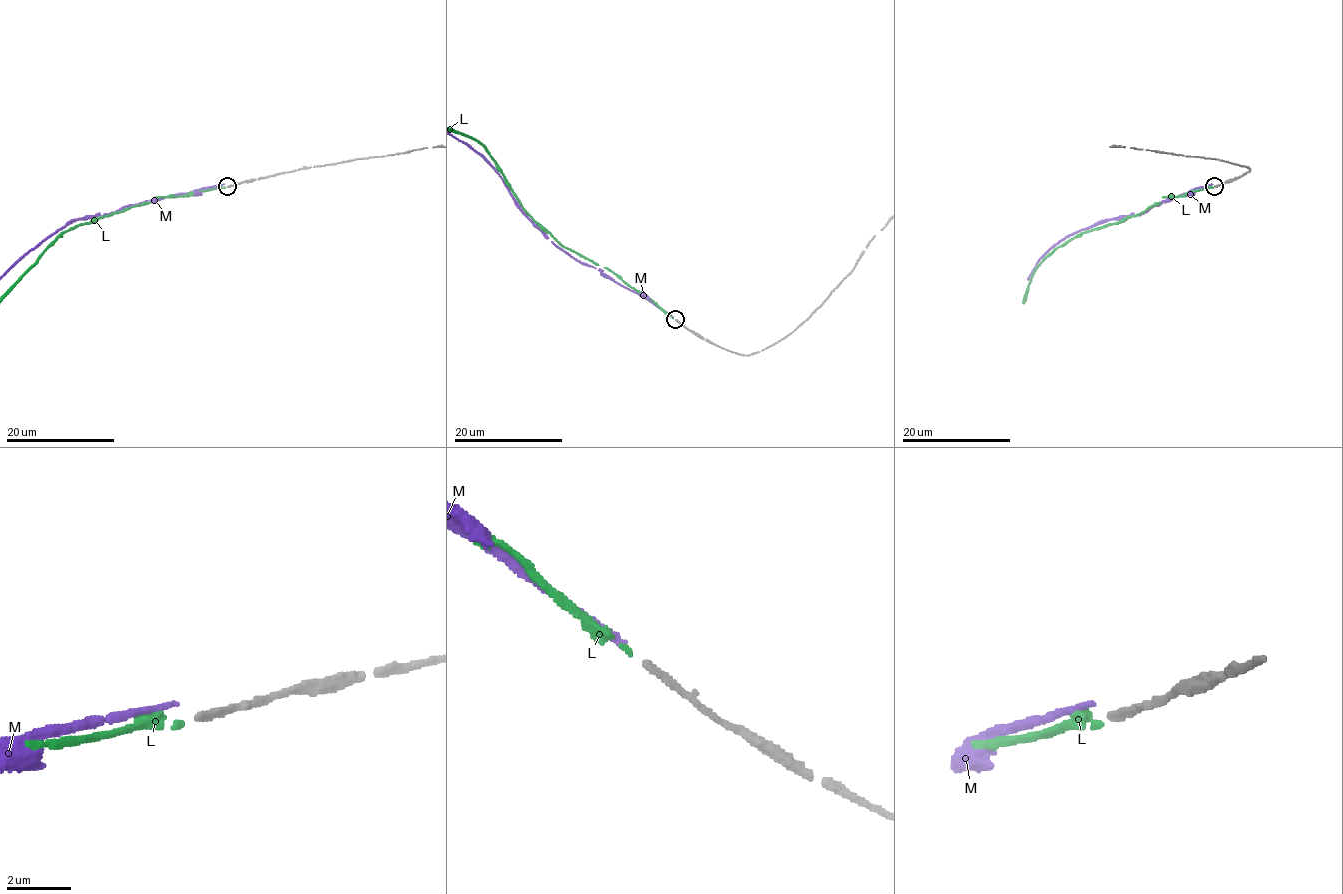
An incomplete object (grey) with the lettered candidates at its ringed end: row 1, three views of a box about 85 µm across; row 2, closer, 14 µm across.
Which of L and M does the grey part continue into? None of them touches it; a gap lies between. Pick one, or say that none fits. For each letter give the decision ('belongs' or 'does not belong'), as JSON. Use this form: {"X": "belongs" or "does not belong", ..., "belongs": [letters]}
{"L": "belongs", "M": "does not belong", "belongs": ["L"]}

